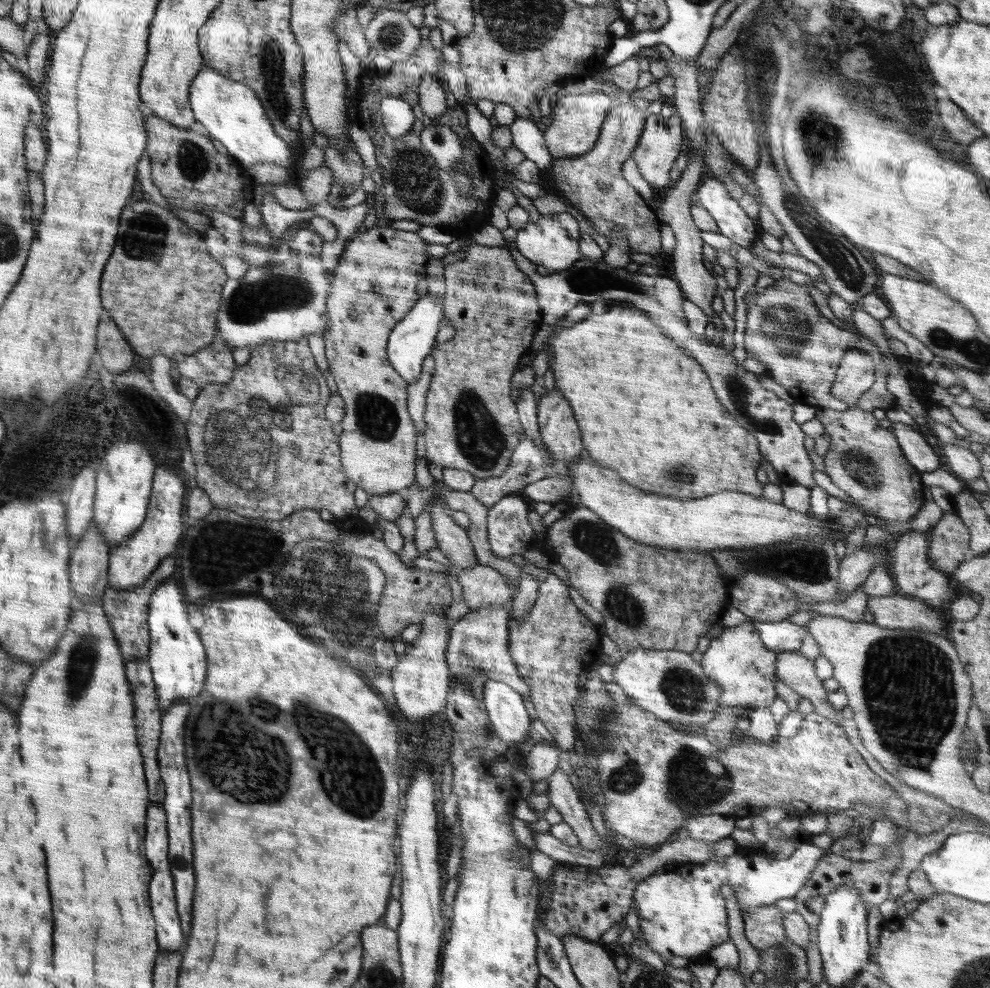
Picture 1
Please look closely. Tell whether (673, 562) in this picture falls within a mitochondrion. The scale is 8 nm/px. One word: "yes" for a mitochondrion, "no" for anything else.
no

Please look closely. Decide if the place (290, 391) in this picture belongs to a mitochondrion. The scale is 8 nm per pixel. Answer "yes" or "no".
yes

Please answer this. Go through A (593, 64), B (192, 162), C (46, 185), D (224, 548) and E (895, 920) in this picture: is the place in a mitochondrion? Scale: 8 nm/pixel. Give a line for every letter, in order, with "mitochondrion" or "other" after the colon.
A: other
B: mitochondrion
C: other
D: mitochondrion
E: other

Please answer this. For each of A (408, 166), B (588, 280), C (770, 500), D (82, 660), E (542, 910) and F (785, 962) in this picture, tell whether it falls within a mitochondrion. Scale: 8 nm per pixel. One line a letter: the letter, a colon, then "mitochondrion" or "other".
A: mitochondrion
B: mitochondrion
C: other
D: mitochondrion
E: other
F: mitochondrion

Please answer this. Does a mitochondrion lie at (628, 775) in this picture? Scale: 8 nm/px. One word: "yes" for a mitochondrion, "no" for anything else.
yes

